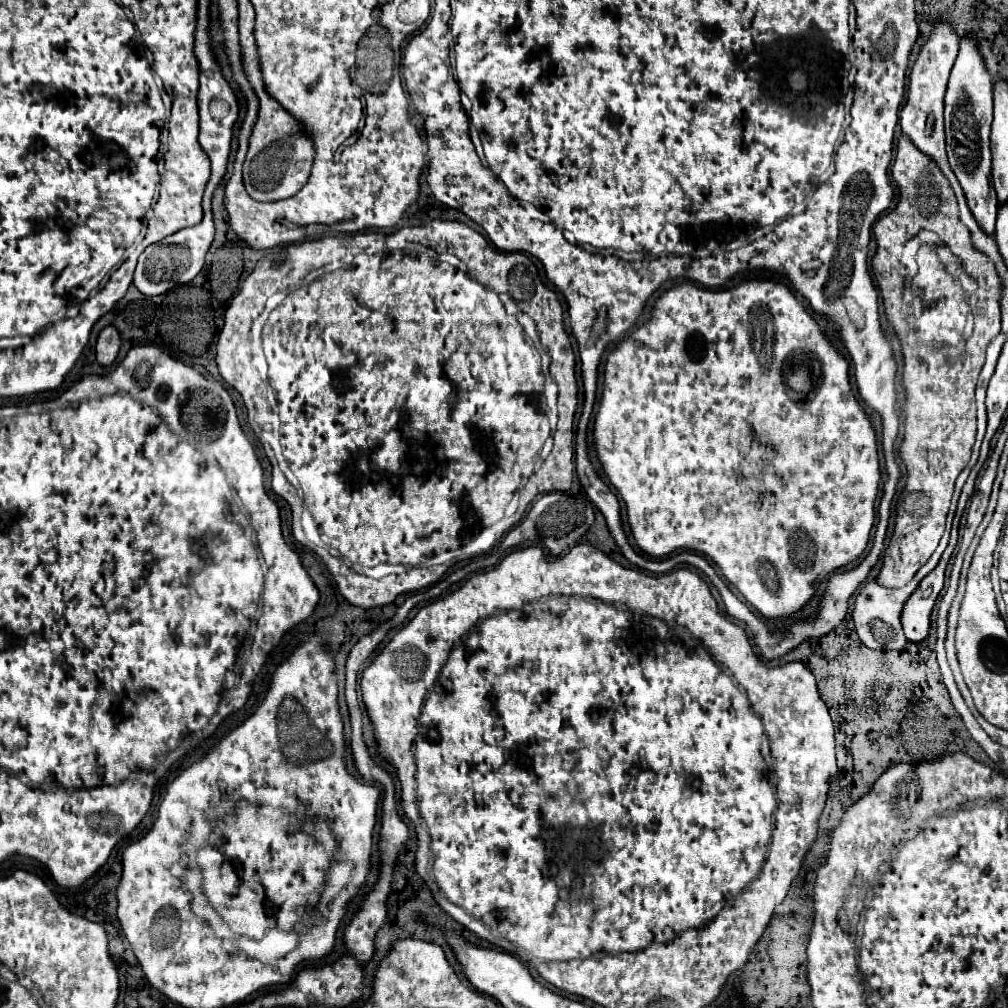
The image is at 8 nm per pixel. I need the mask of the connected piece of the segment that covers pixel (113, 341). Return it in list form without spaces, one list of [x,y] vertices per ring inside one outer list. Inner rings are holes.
[[[104,327],[98,335],[98,343],[96,343],[96,363],[102,367],[110,367],[116,357],[118,357],[118,349],[120,349],[120,333],[116,327]]]

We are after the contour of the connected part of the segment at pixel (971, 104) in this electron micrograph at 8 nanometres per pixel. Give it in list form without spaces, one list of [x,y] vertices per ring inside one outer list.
[[[972,39],[960,43],[960,53],[954,63],[946,91],[946,151],[950,167],[964,191],[968,209],[986,235],[994,233],[996,223],[996,193],[990,181],[990,123],[992,123],[992,79],[984,69],[984,61]]]

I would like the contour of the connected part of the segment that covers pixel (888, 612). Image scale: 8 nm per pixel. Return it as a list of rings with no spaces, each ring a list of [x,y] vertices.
[[[950,511],[950,517],[948,517],[948,523],[946,523],[946,531],[944,531],[944,537],[938,545],[938,549],[934,551],[934,555],[930,557],[930,561],[916,573],[916,577],[902,589],[886,589],[878,583],[866,583],[860,593],[856,595],[856,601],[854,601],[854,611],[852,611],[852,619],[854,619],[854,625],[856,625],[856,633],[860,637],[860,641],[868,647],[868,649],[874,649],[874,651],[900,651],[904,649],[904,645],[908,643],[904,631],[902,631],[902,623],[900,623],[900,613],[902,613],[902,607],[904,603],[908,601],[908,597],[914,593],[914,589],[918,587],[918,583],[938,565],[938,559],[942,555],[942,551],[946,549],[948,545],[948,535],[950,535],[950,523],[952,523],[952,511]]]

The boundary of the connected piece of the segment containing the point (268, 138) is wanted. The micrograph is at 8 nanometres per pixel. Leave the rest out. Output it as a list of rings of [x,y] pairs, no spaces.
[[[264,82],[254,91],[260,103],[258,119],[252,127],[252,137],[246,153],[246,161],[242,167],[242,179],[246,181],[248,193],[256,201],[280,201],[296,195],[304,181],[308,181],[308,173],[312,169],[312,143],[304,133],[296,133],[296,125],[292,125],[292,117],[268,97]]]

